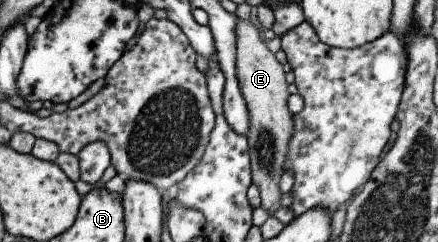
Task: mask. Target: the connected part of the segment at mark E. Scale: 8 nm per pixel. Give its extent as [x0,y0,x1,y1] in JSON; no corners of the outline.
[235,20,295,214]

